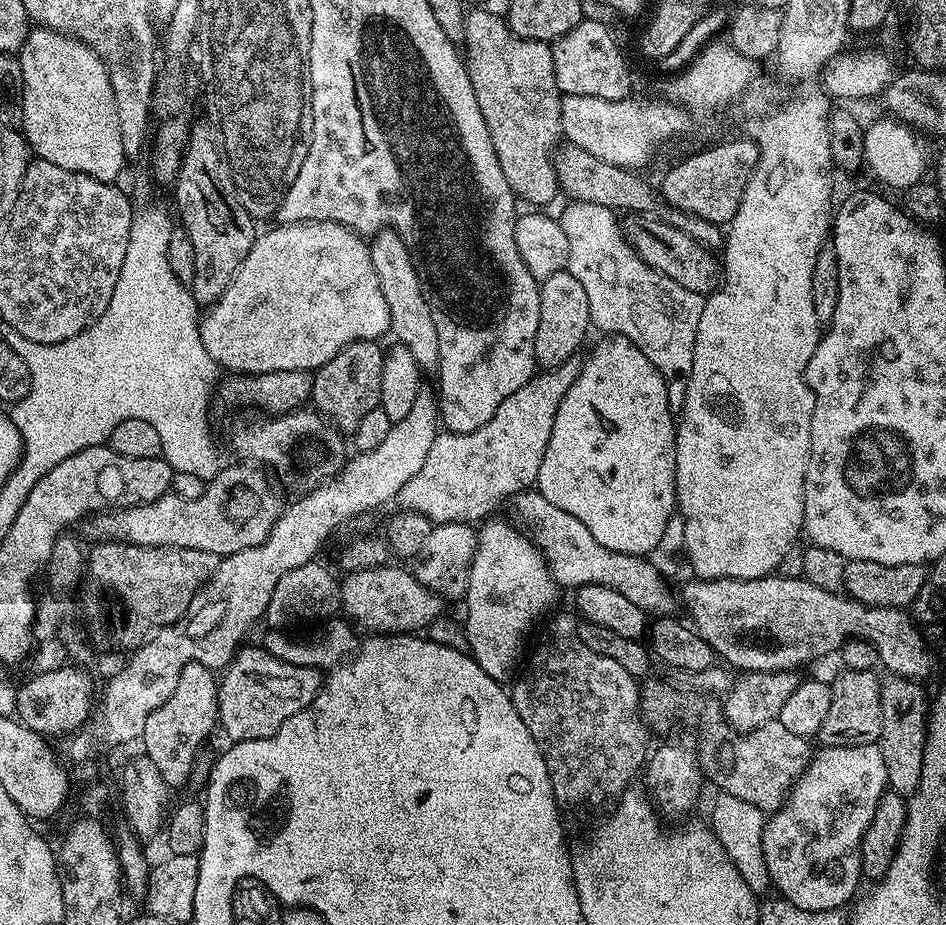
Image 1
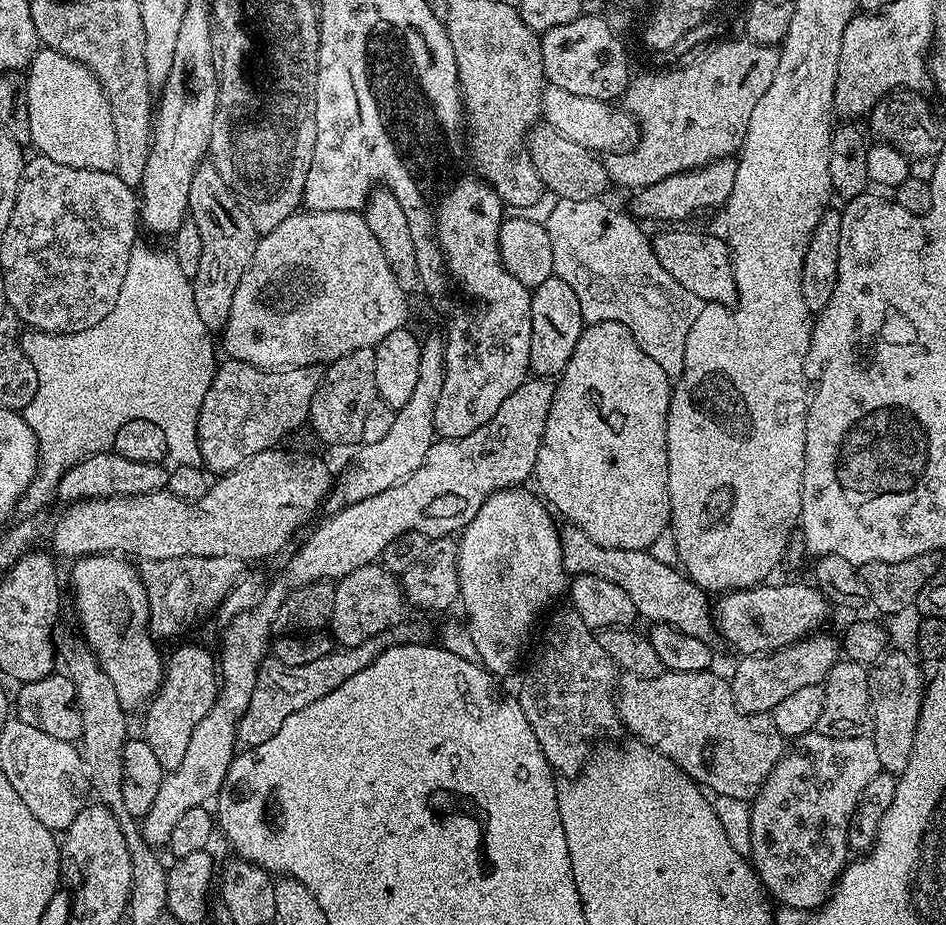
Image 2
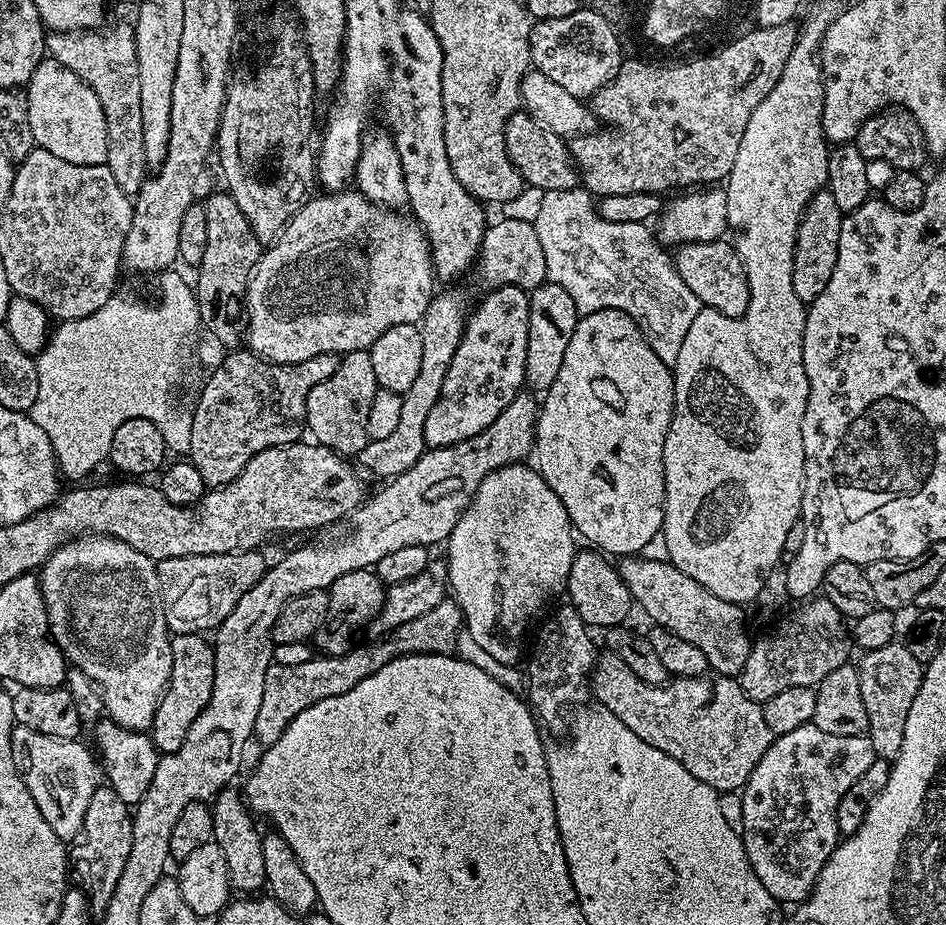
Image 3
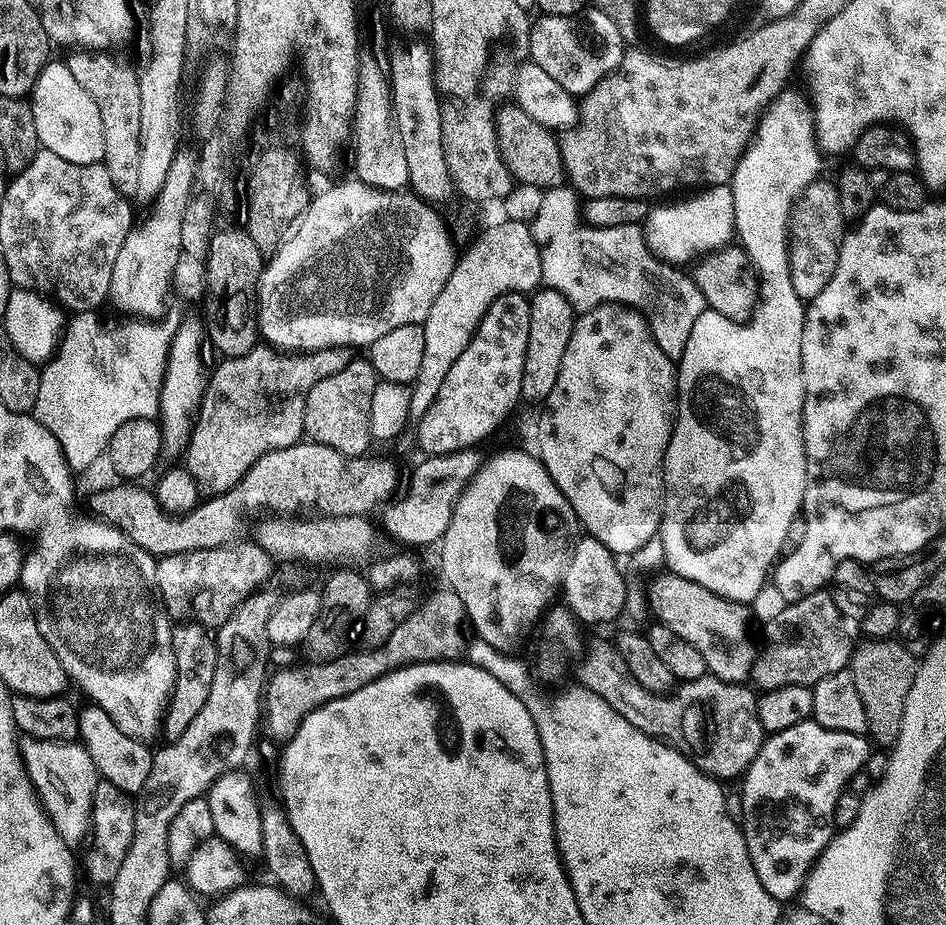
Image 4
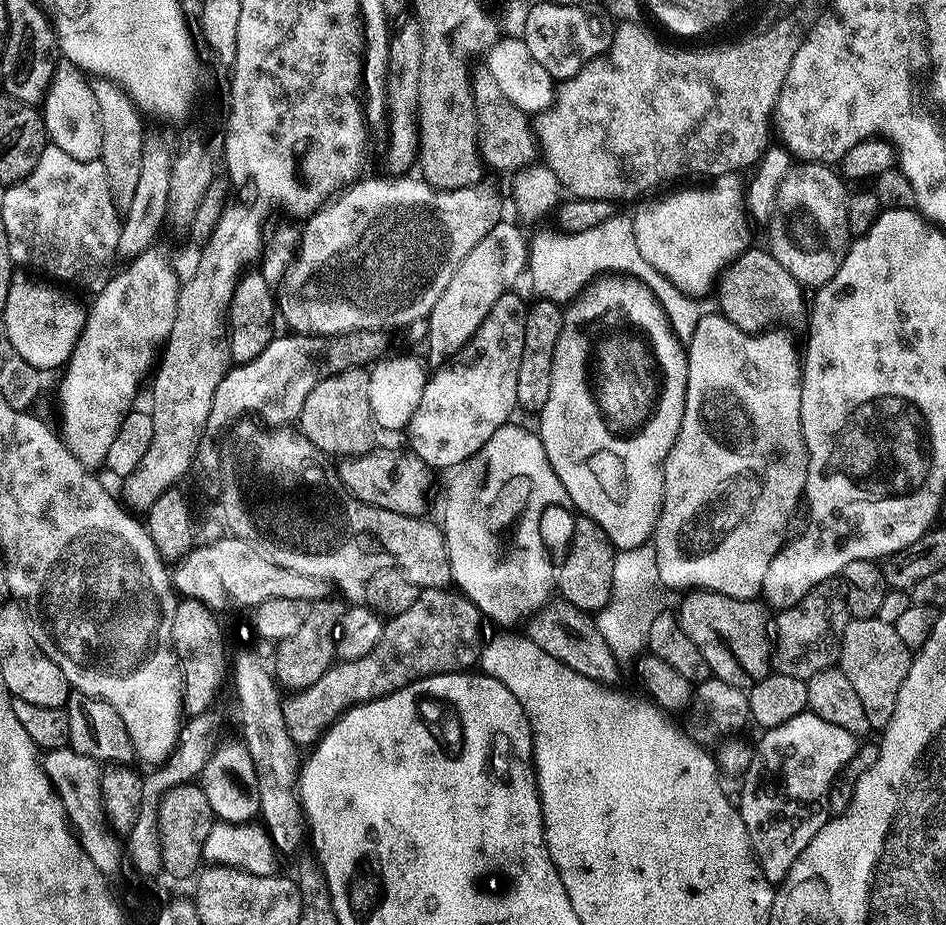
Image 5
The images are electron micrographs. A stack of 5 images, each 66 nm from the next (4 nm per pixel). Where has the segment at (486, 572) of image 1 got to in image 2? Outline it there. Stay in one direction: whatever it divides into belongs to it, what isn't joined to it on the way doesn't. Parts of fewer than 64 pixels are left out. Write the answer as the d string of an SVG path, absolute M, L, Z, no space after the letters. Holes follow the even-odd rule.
M517 486L514 488L503 488L500 492L493 492L490 498L486 498L486 502L482 506L482 510L478 510L475 518L465 526L464 531L459 533L458 545L459 552L457 554L457 572L460 579L459 599L464 604L464 612L468 633L470 638L474 638L474 646L476 647L476 655L482 661L483 667L497 677L504 676L507 672L512 672L516 668L516 659L520 656L520 651L524 648L524 643L528 640L528 631L532 628L532 623L540 616L540 611L547 606L551 600L556 600L560 595L565 595L566 589L570 584L569 573L564 571L564 563L562 562L562 546L560 545L561 529L556 528L556 524L552 521L553 513L550 511L549 505L535 491L527 492L527 487Z

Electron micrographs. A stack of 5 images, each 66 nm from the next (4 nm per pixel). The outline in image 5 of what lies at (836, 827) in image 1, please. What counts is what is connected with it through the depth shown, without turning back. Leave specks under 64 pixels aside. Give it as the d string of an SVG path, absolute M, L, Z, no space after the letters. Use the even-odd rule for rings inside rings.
M809 711L790 718L790 722L782 722L782 726L767 729L761 736L764 737L754 744L752 761L742 777L744 785L740 788L740 800L738 796L738 811L746 826L752 853L760 863L762 874L773 886L779 886L790 874L790 868L794 866L802 850L810 846L812 839L828 823L828 795L836 777L856 756L858 740L846 730L842 730L842 726L834 726Z

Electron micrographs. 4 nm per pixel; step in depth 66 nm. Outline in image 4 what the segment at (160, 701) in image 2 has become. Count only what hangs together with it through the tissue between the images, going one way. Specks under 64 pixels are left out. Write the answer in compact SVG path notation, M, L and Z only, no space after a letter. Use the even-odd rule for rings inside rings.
M180 622L173 627L172 649L176 662L176 686L172 691L168 709L164 712L162 725L163 735L168 735L169 741L179 738L186 731L186 726L194 722L198 710L202 710L202 705L210 695L210 686L214 682L214 672L218 662L215 635L197 622Z

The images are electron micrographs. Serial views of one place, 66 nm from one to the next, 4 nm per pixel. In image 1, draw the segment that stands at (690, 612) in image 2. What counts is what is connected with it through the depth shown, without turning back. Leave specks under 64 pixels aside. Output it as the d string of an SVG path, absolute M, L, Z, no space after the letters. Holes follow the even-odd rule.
M539 490L520 493L515 497L514 504L517 516L515 519L544 555L550 574L561 589L575 590L591 584L610 586L618 590L618 594L626 594L626 598L630 598L630 602L634 602L634 606L638 606L638 610L649 617L671 616L677 611L677 597L664 585L664 576L660 573L663 571L647 558L606 550L596 541L594 534L590 534L590 530L586 530L586 526L582 526L582 522L574 518L574 514L566 514L566 510L558 510L554 502L546 502Z

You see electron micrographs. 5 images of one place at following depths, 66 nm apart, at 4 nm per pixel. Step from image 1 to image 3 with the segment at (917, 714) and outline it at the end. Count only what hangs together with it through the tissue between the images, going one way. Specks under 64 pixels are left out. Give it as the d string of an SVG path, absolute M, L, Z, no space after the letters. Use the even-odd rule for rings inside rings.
M893 642L865 651L858 661L862 682L862 702L866 702L868 715L867 737L872 741L877 757L895 760L902 750L902 734L906 734L906 714L910 714L910 702L918 694L918 686L924 677L924 665L910 654L907 643Z

